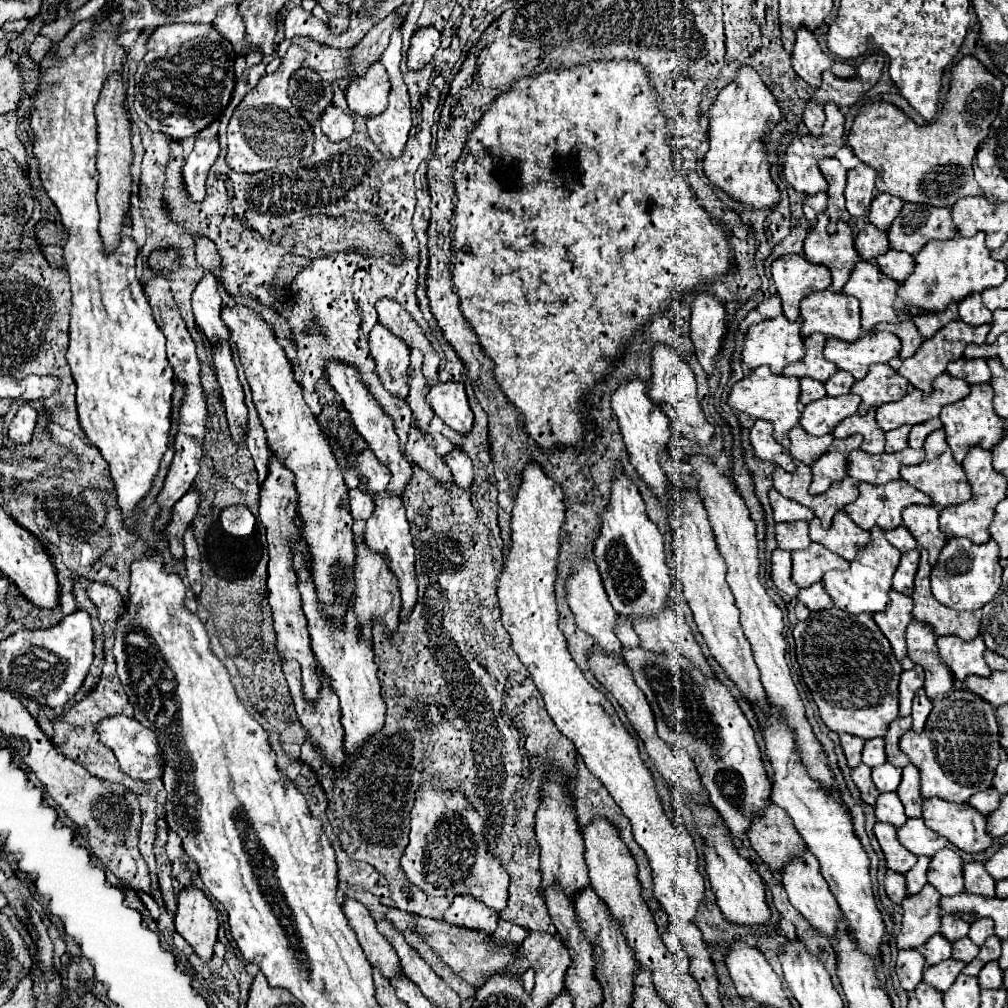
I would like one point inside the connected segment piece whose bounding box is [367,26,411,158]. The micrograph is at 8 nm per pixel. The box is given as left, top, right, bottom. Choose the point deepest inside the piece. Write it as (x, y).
(389, 130)

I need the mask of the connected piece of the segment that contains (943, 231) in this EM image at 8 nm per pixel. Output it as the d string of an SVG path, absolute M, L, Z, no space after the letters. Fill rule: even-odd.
M905 204L887 234L891 248L917 254L929 240L955 238L957 228L947 208L927 206L927 210L921 210L917 204Z

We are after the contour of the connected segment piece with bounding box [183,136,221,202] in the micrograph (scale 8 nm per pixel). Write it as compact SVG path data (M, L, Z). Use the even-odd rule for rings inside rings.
M219 136L197 138L193 152L185 158L183 178L185 178L185 184L187 184L189 194L191 194L193 200L197 200L197 202L203 200L203 196L205 196L207 172L209 172L209 168L213 166L213 162L217 160L219 152L221 152Z

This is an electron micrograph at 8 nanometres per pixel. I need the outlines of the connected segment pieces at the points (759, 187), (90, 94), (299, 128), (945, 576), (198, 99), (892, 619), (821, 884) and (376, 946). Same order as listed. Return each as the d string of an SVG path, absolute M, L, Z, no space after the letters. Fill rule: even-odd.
M743 66L737 70L733 82L729 82L711 106L709 120L709 150L703 160L703 170L713 184L753 208L773 208L779 202L779 188L771 178L771 164L765 138L771 128L781 122L781 110L775 96L765 86L757 70Z
M101 14L97 20L93 36L87 42L79 42L71 56L55 62L55 68L43 76L31 112L31 128L35 132L33 152L39 160L43 188L69 232L63 248L73 292L67 362L77 384L79 424L109 464L125 526L137 532L135 512L151 494L161 458L169 446L171 394L175 386L173 368L165 352L167 340L155 326L151 306L135 274L137 246L131 236L131 216L123 228L123 246L111 256L103 254L103 240L97 228L100 217L95 202L95 104L107 76L113 70L121 70L125 60L125 50L115 44L115 28L121 22L121 14L111 14L111 22L105 22Z
M291 44L287 54L283 56L283 64L275 74L265 74L259 84L241 100L241 104L235 108L231 122L229 122L229 132L227 132L227 164L235 172L243 174L253 174L261 170L273 170L275 166L281 166L281 158L287 158L293 150L293 156L313 154L313 144L315 144L315 134L311 124L297 112L289 98L289 78L295 70L301 68L305 62L307 52Z
M949 538L943 546L939 560L931 572L931 590L933 596L953 608L953 610L979 610L987 602L993 600L1001 586L1001 574L1003 568L999 564L997 554L997 542L989 540L985 544L969 542L967 538Z
M169 24L155 28L147 42L147 54L143 58L145 64L139 62L135 74L135 112L151 130L165 132L175 140L197 136L209 124L219 120L229 106L231 92L235 88L235 58L237 52L233 50L233 44L225 42L225 38L221 38L213 26Z
M891 590L889 596L891 596L891 606L883 612L875 612L873 620L891 642L893 652L901 662L901 666L909 670L915 666L915 662L909 658L909 654L905 654L905 630L913 620L913 600L905 594L897 594L897 590Z
M807 852L799 860L791 860L785 866L785 870L781 872L781 878L783 878L783 886L789 894L789 902L803 914L803 918L811 924L811 928L817 930L821 936L835 938L837 924L841 922L841 908L839 908L837 900L833 898L833 894L829 892L825 878L819 872L817 858L811 852Z
M345 898L343 912L345 912L349 924L353 926L357 940L359 940L367 960L371 962L371 966L381 970L381 974L385 978L397 976L401 972L399 958L397 958L393 946L387 942L387 938L377 930L375 920L371 918L369 910L359 900Z

